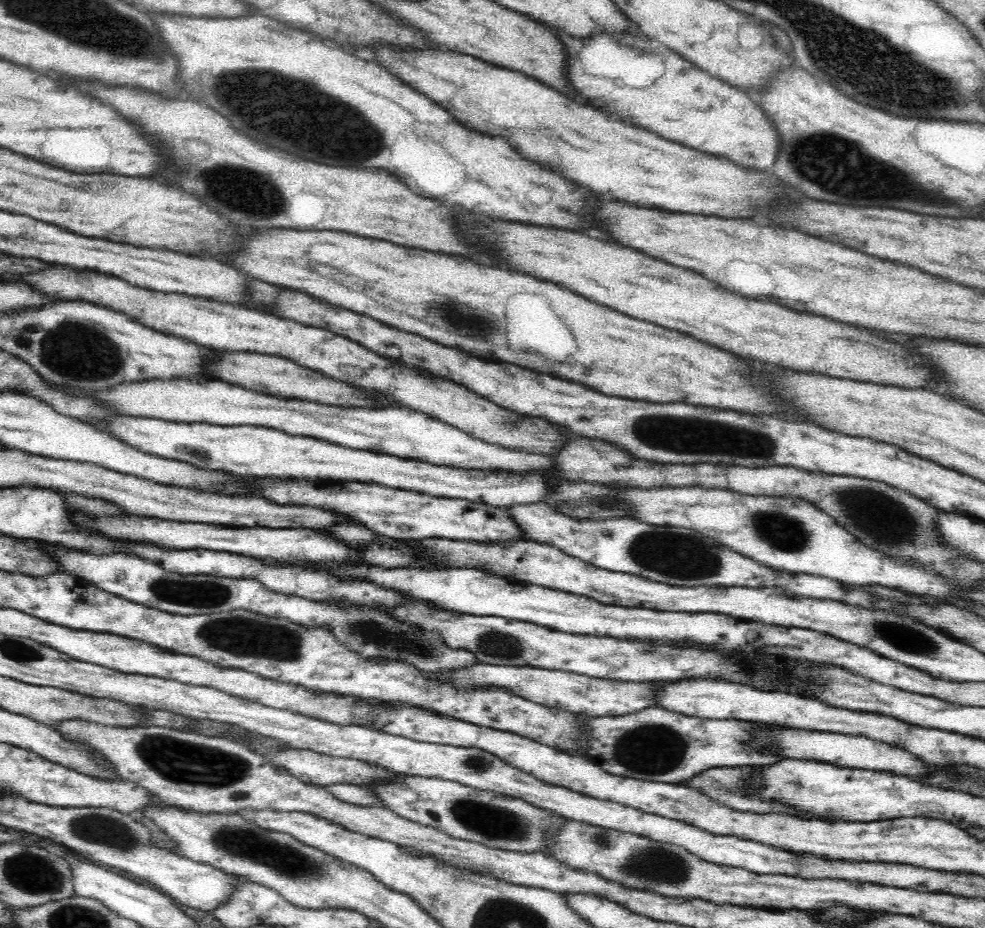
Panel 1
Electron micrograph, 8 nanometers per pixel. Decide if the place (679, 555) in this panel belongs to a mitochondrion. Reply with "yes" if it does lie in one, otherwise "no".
yes

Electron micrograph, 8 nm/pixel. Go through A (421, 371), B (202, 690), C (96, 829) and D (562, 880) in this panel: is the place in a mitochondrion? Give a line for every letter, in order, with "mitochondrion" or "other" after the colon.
A: other
B: other
C: mitochondrion
D: other

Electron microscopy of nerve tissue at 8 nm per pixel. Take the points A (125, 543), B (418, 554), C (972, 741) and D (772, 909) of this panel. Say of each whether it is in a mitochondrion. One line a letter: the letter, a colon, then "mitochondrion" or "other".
A: other
B: other
C: other
D: other

